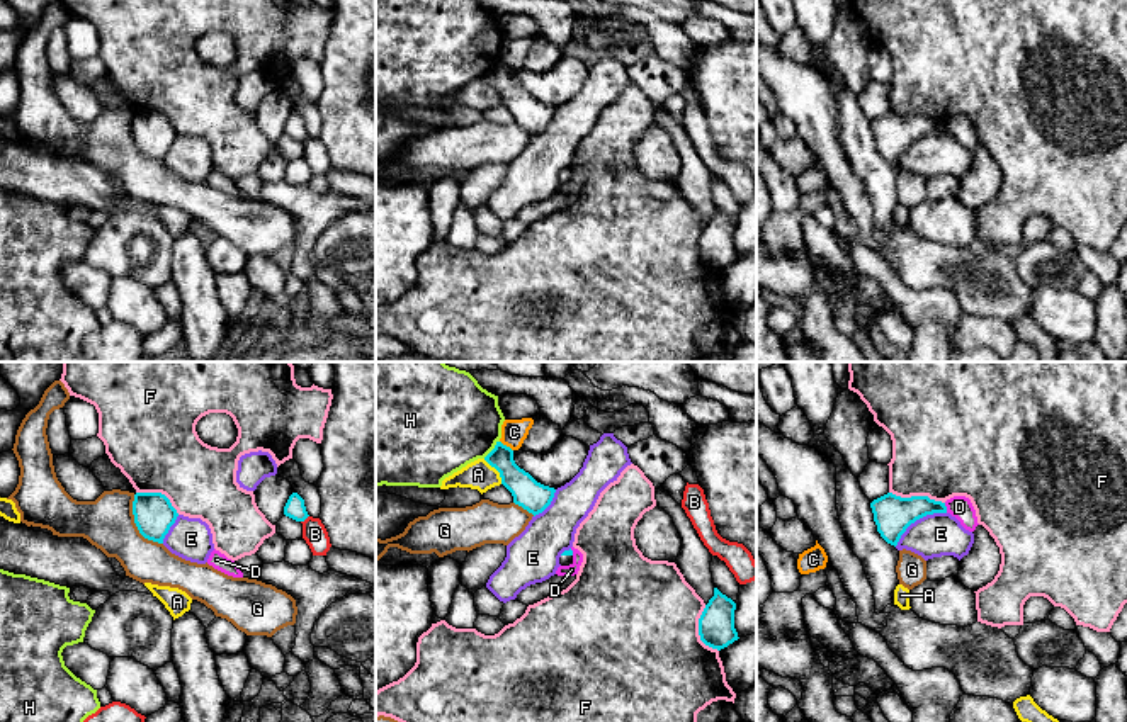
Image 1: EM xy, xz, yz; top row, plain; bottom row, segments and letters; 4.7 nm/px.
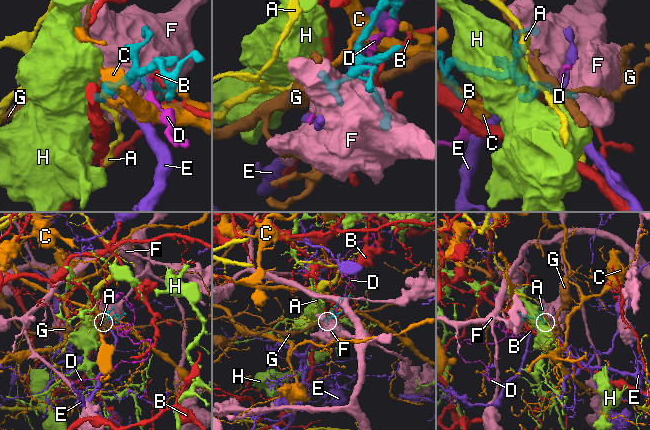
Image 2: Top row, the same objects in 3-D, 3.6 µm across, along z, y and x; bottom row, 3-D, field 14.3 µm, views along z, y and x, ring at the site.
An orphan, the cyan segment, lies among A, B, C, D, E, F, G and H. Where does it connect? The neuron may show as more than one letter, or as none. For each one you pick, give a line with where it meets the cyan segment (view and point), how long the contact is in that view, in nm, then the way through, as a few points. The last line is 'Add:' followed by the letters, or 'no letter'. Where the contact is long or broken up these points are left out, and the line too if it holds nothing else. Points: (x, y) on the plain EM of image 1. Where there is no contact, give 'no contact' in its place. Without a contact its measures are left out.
Add: no letter

